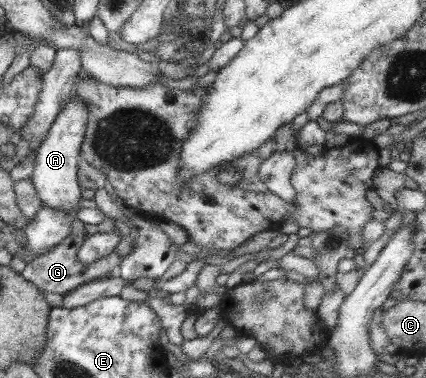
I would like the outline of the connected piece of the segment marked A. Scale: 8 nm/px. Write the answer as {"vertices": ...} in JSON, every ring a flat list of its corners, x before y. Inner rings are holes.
{"vertices":[[71,96,63,102,63,108,59,108,53,124,47,128,44,139,35,147,35,160,30,181,35,188,37,198,41,200,41,206,71,209,75,208,79,198,82,198,76,172,87,117,87,108,83,102]]}

